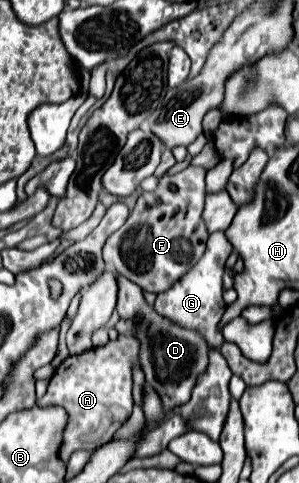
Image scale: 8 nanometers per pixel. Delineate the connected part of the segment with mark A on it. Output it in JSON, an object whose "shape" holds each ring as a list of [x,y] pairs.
{"shape":[[[119,336],[105,346],[91,348],[77,356],[69,356],[49,380],[47,394],[37,400],[37,406],[61,406],[67,410],[67,424],[61,444],[61,460],[69,462],[77,450],[95,450],[109,442],[109,438],[129,420],[133,408],[131,396],[131,366],[137,364],[139,342],[135,336]]]}

